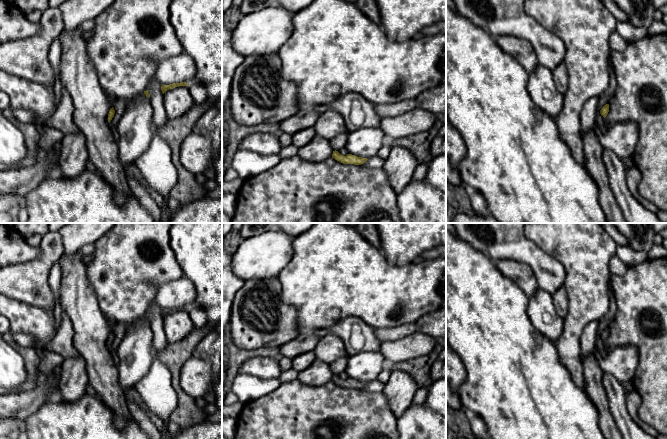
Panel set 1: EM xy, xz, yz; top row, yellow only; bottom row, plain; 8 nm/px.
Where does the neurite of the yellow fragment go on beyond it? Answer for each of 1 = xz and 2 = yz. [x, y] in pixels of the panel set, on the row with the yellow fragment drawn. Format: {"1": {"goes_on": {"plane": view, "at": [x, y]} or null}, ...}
{"1": {"goes_on": null}, "2": {"goes_on": null}}

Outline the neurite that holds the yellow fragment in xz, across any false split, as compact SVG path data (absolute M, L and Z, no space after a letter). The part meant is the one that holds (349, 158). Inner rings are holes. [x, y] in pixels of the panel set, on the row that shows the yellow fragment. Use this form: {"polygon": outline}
{"polygon": "M336 150L333 151L332 158L343 164L354 164L354 165L364 164L368 160L367 158L358 157L352 154L347 154L346 156L343 156Z"}

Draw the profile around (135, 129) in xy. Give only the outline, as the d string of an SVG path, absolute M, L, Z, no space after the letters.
M144 92L127 102L117 124L118 153L125 169L148 148L154 136L154 110Z

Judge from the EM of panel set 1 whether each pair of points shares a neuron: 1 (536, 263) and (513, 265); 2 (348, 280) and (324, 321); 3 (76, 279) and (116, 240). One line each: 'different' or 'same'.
1: different
2: same
3: different

